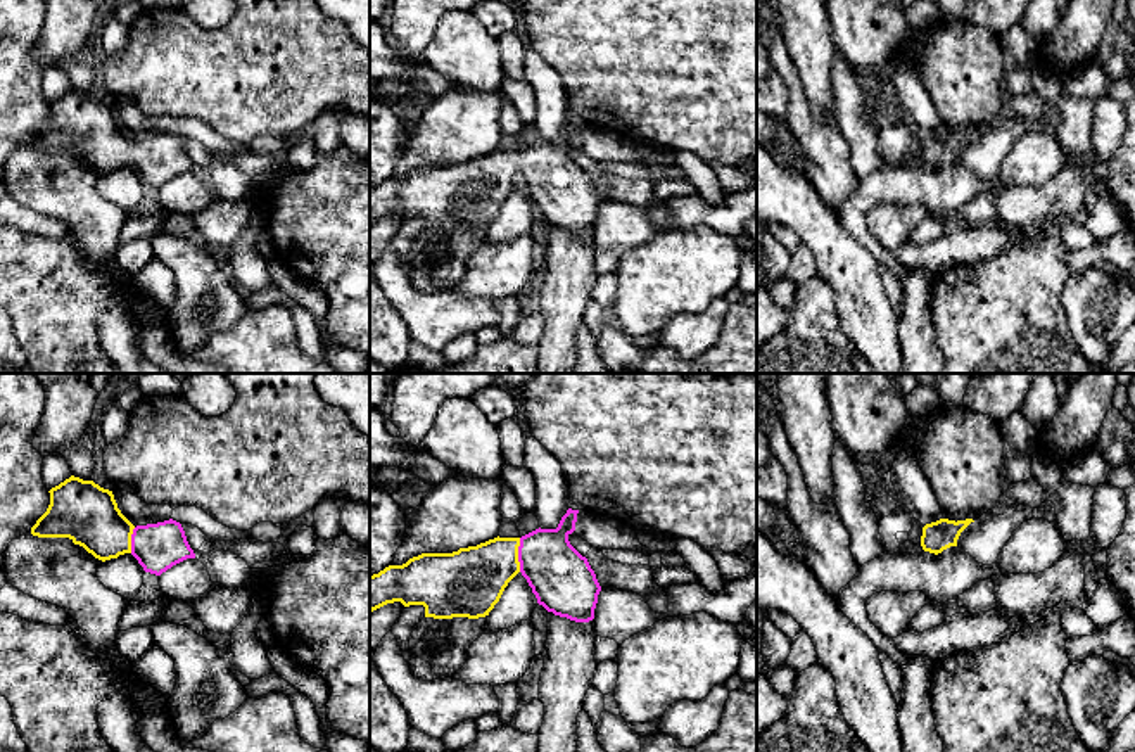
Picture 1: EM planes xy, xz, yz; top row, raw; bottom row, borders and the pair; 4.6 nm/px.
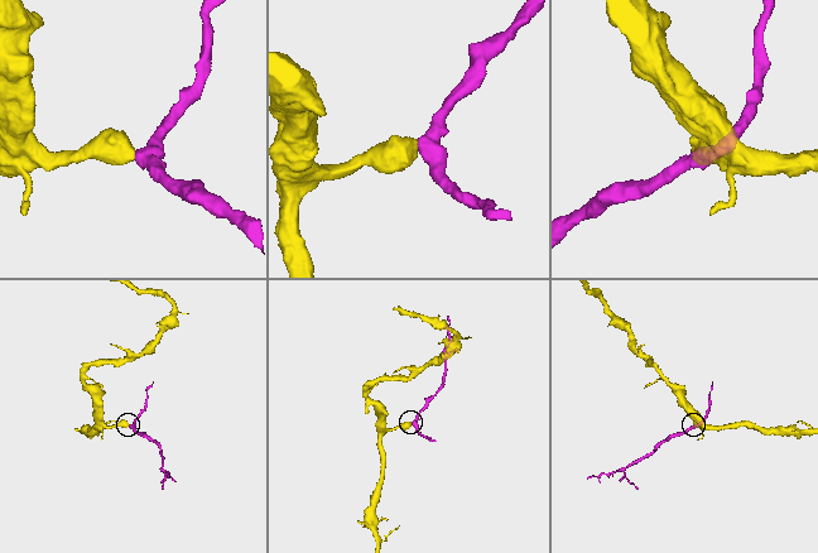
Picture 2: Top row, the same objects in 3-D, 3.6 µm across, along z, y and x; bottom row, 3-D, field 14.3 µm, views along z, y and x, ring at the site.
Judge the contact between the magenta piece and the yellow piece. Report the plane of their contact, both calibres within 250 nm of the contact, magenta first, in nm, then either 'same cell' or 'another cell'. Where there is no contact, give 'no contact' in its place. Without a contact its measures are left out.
xz | 300/300 nm | same cell

